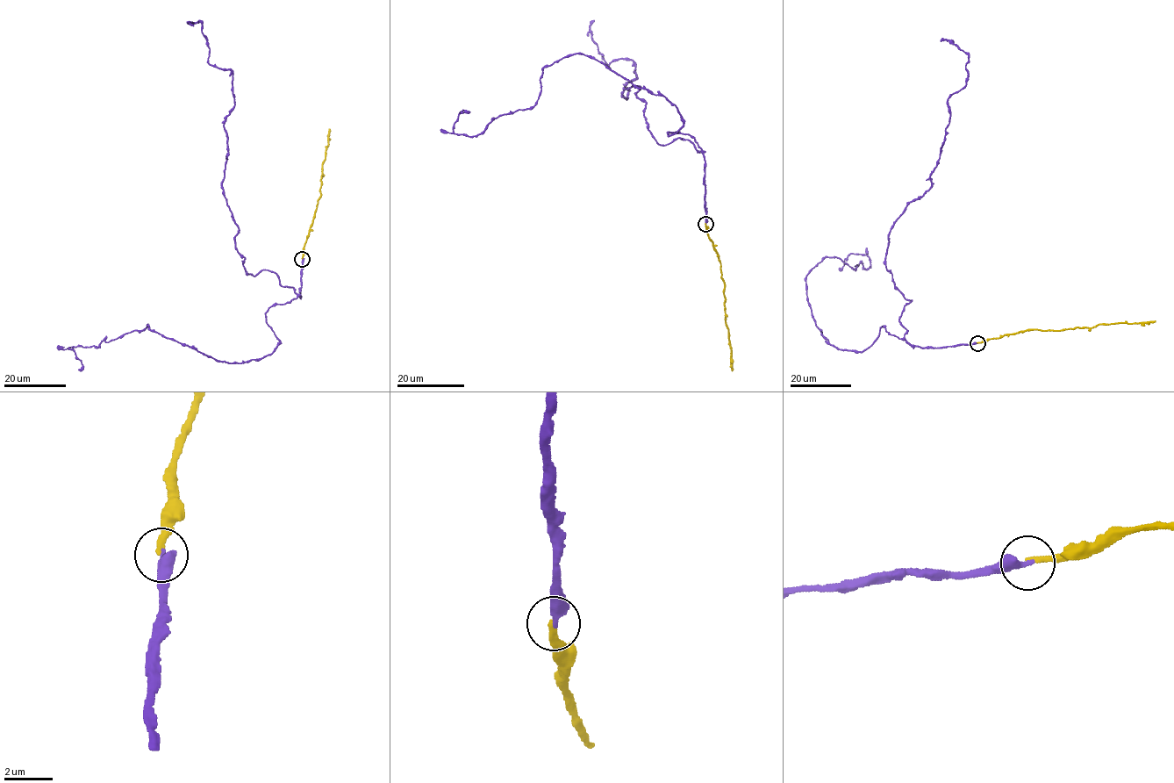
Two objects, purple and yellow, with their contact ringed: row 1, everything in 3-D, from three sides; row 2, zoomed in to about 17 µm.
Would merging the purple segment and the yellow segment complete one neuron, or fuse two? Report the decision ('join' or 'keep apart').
join

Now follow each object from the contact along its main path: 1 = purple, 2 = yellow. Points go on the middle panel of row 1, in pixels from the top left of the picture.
1: (705, 224), (701, 153), (686, 140), (656, 141), (640, 86), (622, 95), (635, 64), (607, 67), (594, 19)
2: (705, 223), (708, 238), (720, 262), (733, 370)

